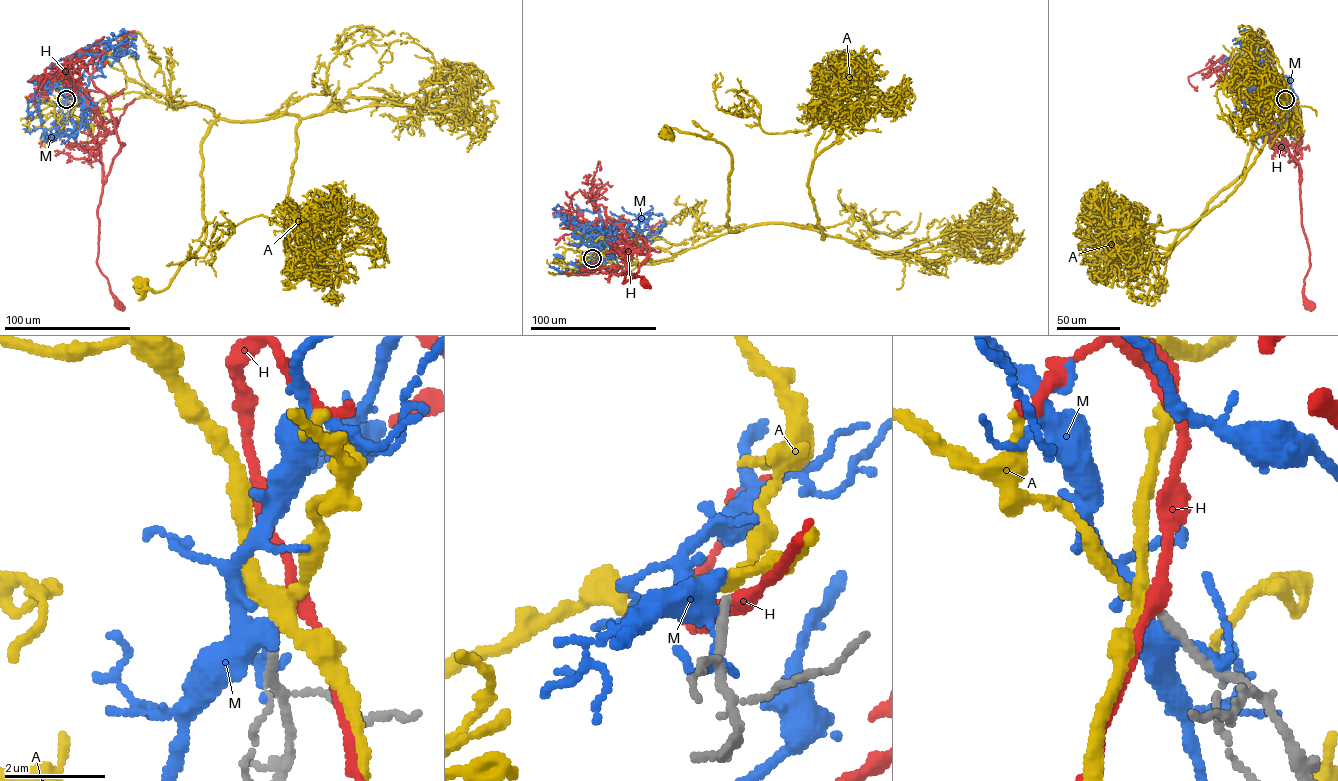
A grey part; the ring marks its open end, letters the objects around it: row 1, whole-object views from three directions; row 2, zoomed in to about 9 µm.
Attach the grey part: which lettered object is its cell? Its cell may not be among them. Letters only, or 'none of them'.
none of them

